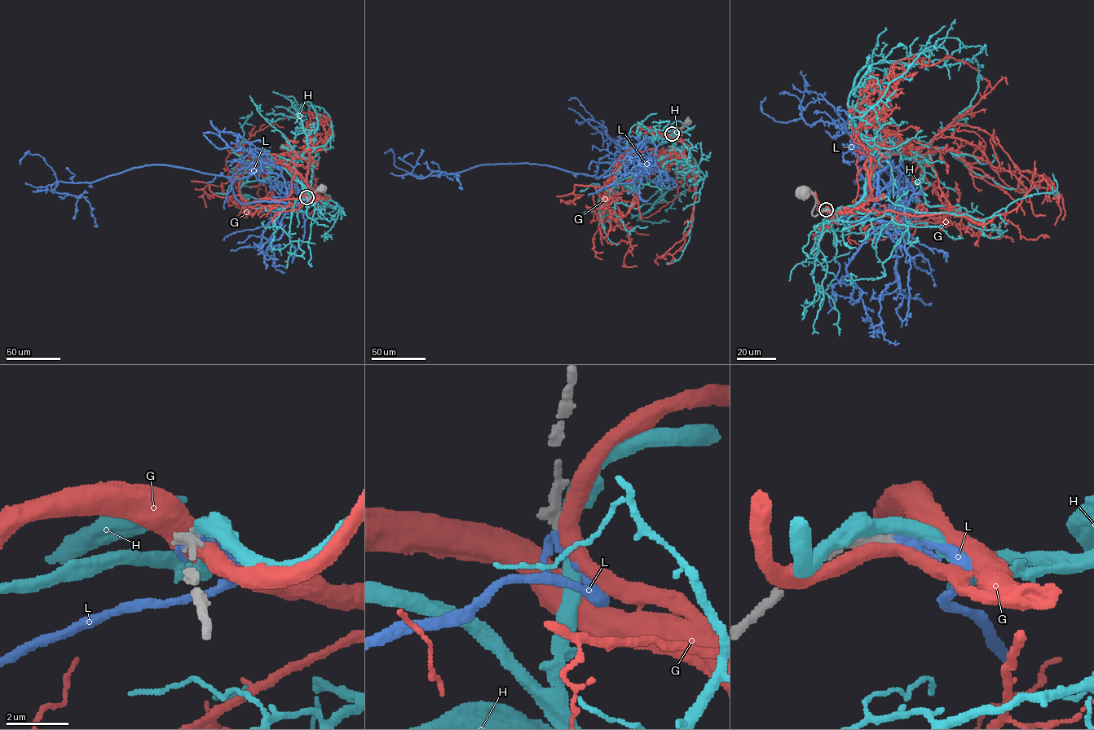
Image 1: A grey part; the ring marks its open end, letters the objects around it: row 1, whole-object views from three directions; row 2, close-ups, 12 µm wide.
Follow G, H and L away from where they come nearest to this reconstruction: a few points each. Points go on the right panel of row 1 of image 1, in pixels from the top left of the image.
G: (826, 210), (871, 196), (875, 151), (927, 147), (958, 123), (996, 138), (1021, 174), (1060, 195), (1063, 219)
H: (826, 209), (853, 206), (864, 193), (869, 142), (848, 104), (855, 76), (867, 65), (983, 49)
L: (826, 209), (844, 222), (898, 216), (906, 175), (879, 151), (903, 180), (893, 205), (922, 260)

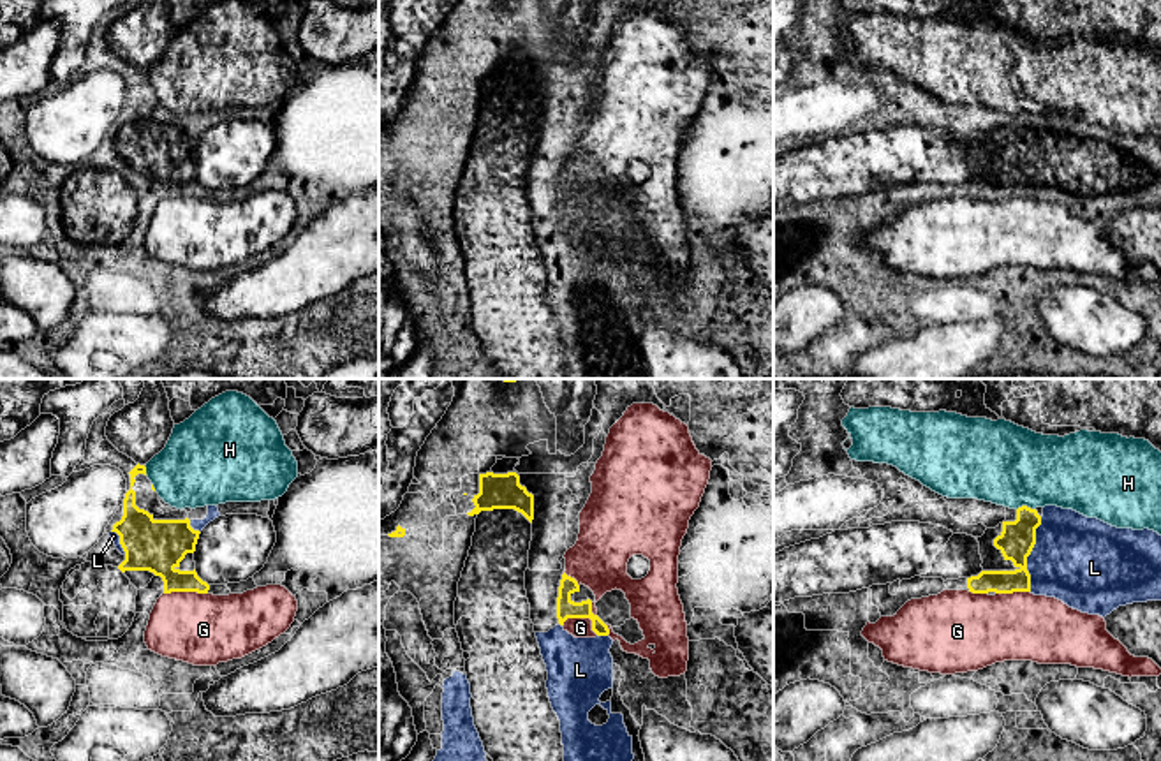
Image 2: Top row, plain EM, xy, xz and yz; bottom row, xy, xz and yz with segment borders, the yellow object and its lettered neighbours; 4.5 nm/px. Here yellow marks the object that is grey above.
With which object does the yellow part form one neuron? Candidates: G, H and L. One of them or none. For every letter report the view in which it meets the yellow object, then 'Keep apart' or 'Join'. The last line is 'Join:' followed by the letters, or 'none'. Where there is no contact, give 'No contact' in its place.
G: Touches yellow in xz. Keep apart
H: Touches yellow in yz. Keep apart
L: Touches yellow in yz. Join
Join: L

